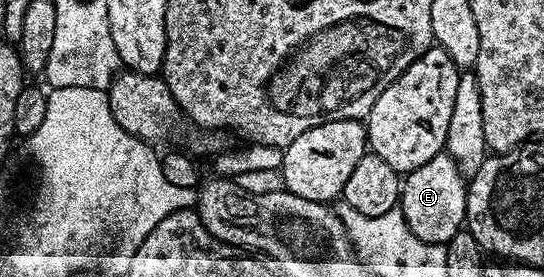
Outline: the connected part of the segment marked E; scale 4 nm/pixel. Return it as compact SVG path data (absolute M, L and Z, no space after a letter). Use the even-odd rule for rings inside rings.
M445 153L433 157L416 171L407 173L401 183L401 210L411 232L426 243L446 245L458 231L464 230L467 217L467 184L468 180L460 173L453 157Z

